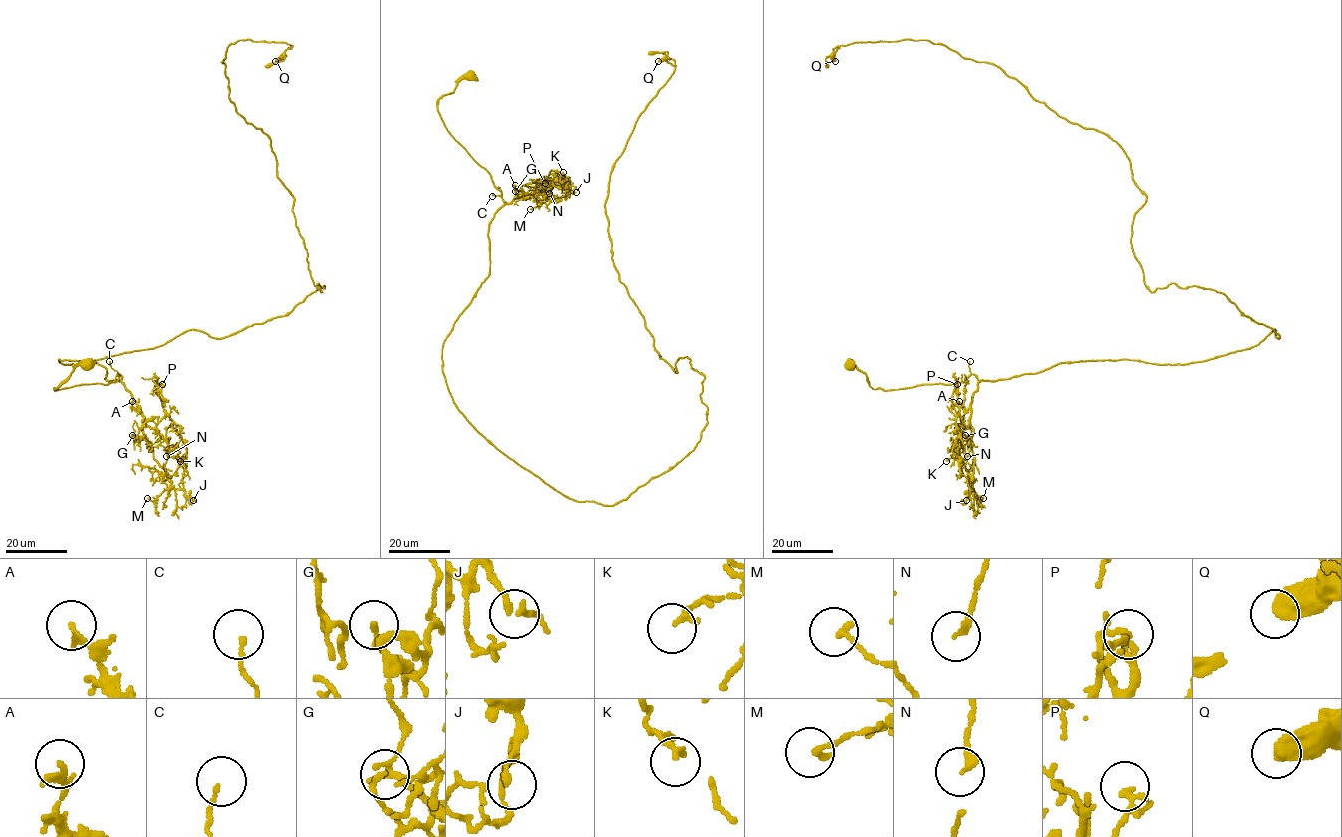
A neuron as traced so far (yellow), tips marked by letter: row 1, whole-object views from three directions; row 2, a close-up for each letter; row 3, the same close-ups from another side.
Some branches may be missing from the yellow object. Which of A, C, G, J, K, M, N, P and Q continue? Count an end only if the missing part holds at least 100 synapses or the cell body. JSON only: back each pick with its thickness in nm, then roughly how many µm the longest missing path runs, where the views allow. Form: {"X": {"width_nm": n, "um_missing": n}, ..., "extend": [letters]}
{"N": {"width_nm": 200, "um_missing": 35}, "extend": ["N"]}

